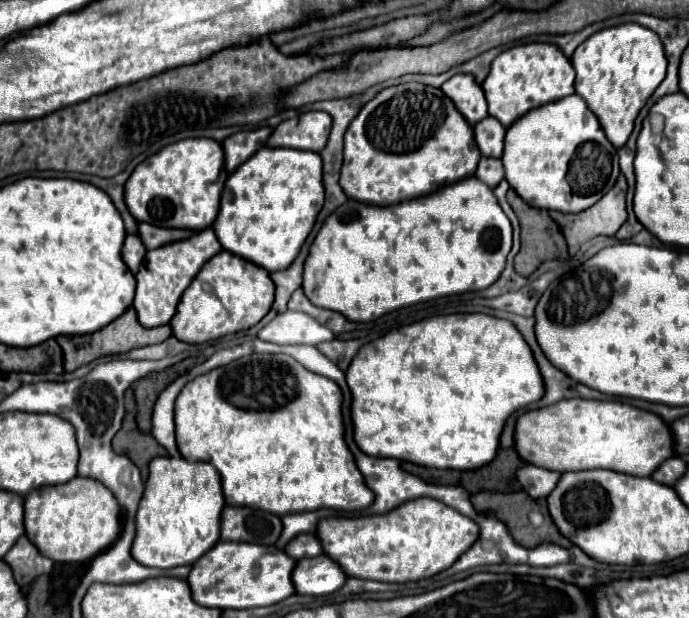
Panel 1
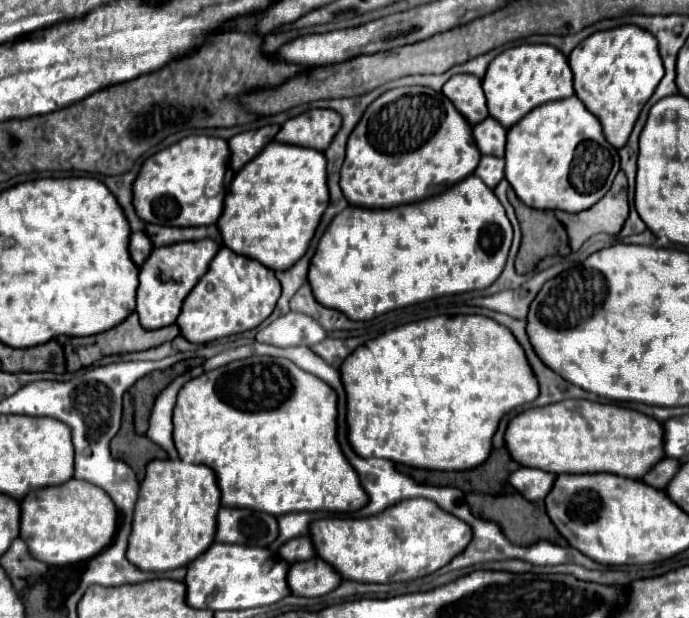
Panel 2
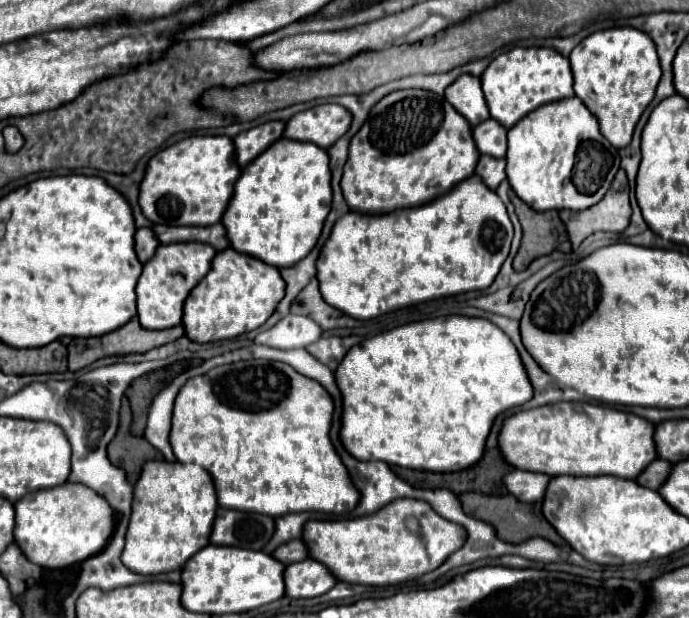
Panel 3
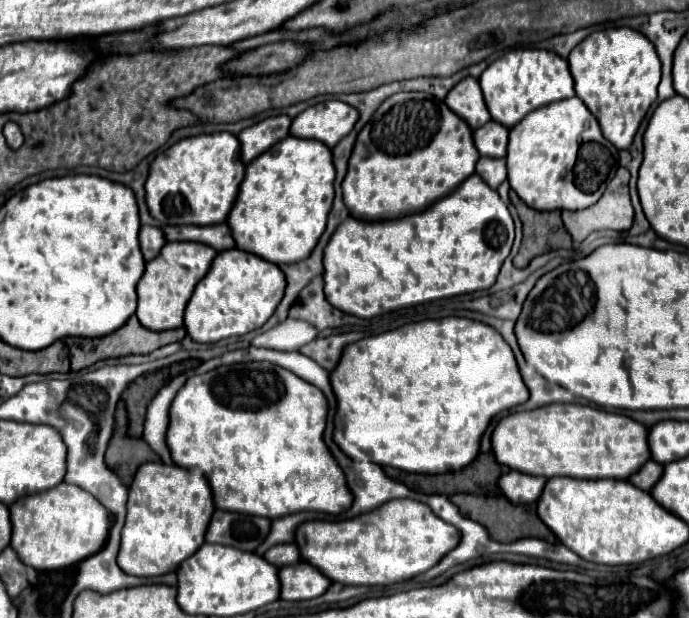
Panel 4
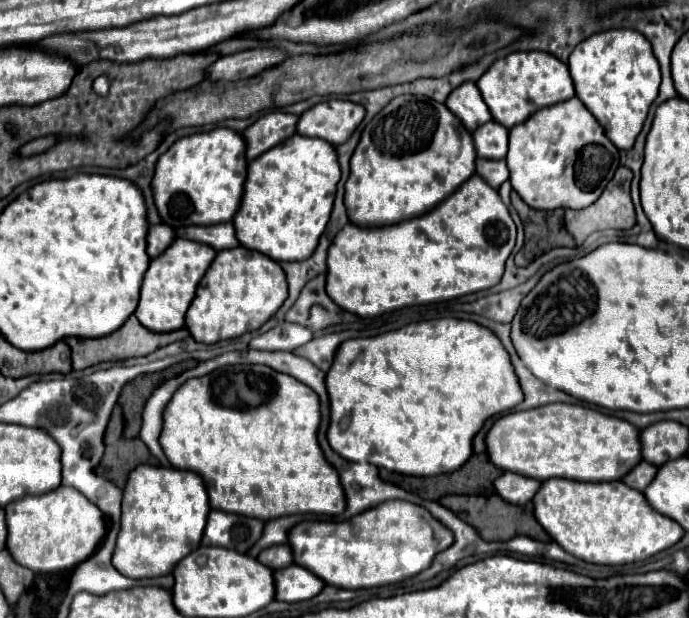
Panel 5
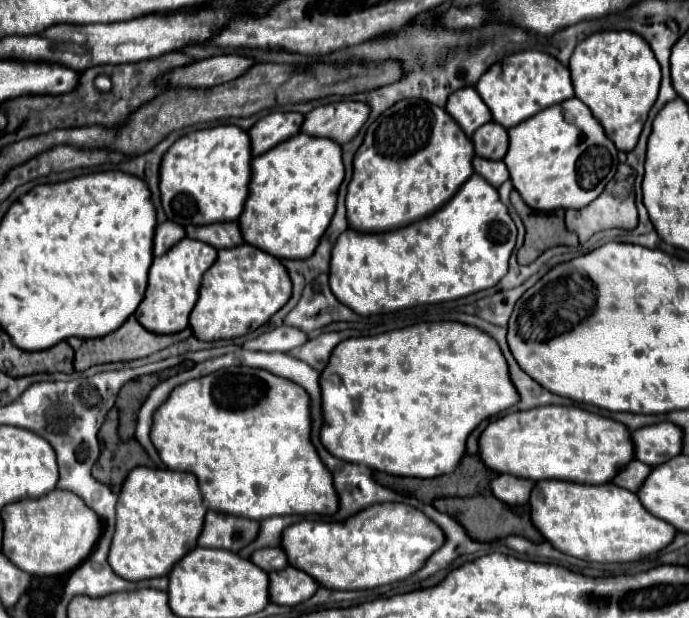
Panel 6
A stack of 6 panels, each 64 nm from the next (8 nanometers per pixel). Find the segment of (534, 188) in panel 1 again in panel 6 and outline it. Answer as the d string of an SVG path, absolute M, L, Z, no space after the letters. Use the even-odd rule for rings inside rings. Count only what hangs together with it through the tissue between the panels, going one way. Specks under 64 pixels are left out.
M578 98L540 110L536 116L524 120L524 124L510 128L508 134L510 146L504 162L514 188L532 210L580 210L596 200L616 174L618 150L594 114Z

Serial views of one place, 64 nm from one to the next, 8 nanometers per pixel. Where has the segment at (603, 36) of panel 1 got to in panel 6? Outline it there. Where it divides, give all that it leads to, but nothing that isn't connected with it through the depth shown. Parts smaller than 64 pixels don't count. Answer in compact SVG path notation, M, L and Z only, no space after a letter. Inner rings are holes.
M606 30L582 40L570 58L570 74L580 98L618 150L632 150L660 88L660 64L648 42L630 30Z

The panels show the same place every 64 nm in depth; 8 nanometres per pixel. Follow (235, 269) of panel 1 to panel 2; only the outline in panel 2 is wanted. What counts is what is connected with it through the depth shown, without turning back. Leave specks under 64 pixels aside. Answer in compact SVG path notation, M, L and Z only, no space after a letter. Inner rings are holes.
M222 248L212 258L208 272L198 280L198 284L186 296L186 300L182 304L182 312L176 318L176 324L180 326L182 338L186 338L188 342L194 342L194 344L204 344L210 340L218 340L224 336L232 336L232 334L240 334L240 332L256 328L262 320L266 320L272 314L278 298L280 298L280 284L276 284L276 276L272 270L264 268L256 260L250 260L246 256L238 256L232 250Z

